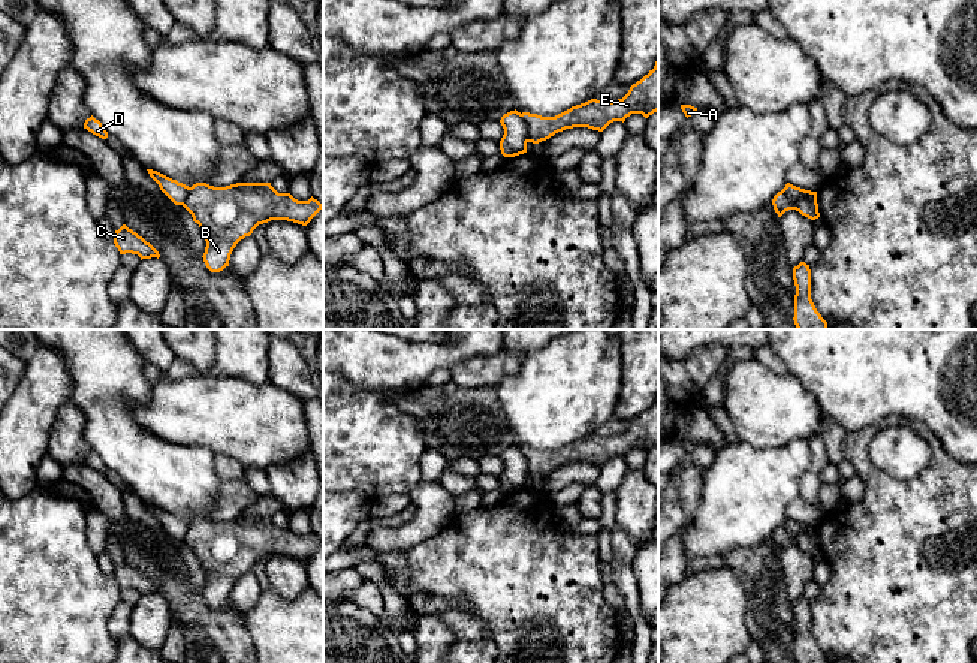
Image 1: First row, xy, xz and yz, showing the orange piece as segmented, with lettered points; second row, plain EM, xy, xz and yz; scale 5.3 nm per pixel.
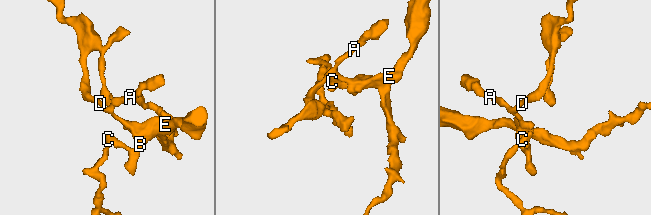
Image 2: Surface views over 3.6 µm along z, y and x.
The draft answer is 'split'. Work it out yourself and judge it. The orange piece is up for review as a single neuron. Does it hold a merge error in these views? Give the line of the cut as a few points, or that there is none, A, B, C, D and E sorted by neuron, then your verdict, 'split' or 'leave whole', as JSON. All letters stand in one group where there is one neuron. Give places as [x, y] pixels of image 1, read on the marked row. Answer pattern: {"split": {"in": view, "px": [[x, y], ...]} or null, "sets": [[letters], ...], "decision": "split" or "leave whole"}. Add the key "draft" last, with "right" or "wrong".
{"split": {"in": "yz", "px": [[783, 189], [792, 198], [813, 198], [816, 201]]}, "sets": [["A", "D"], ["B", "C", "E"]], "decision": "split", "draft": "right"}

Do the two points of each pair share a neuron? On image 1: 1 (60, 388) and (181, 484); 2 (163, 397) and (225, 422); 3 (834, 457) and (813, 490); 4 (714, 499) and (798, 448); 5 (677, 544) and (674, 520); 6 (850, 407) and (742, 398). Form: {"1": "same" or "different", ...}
{"1": "different", "2": "same", "3": "different", "4": "same", "5": "different", "6": "different"}

